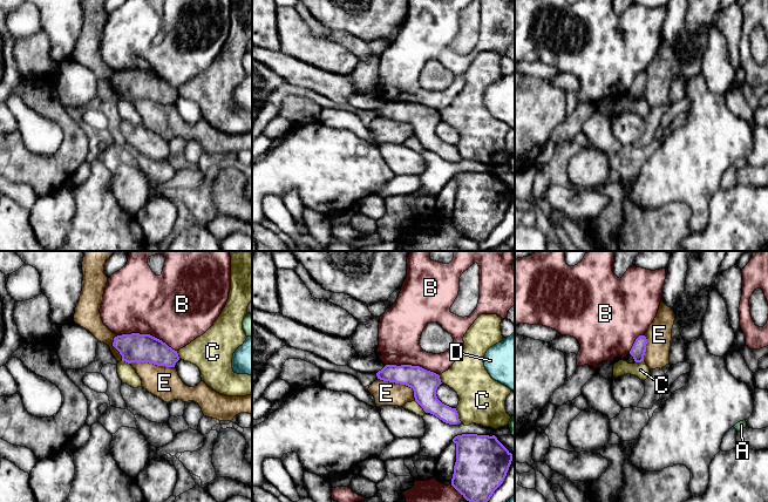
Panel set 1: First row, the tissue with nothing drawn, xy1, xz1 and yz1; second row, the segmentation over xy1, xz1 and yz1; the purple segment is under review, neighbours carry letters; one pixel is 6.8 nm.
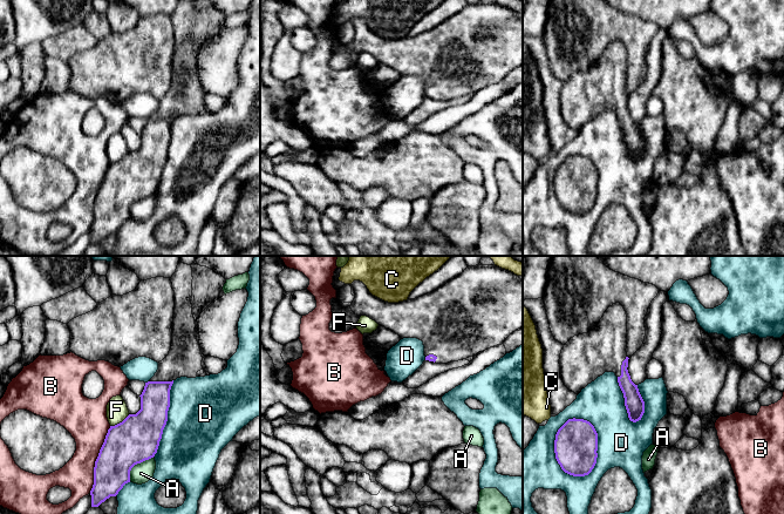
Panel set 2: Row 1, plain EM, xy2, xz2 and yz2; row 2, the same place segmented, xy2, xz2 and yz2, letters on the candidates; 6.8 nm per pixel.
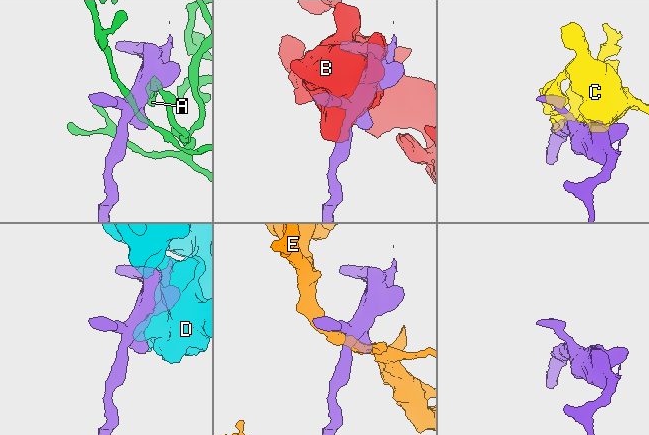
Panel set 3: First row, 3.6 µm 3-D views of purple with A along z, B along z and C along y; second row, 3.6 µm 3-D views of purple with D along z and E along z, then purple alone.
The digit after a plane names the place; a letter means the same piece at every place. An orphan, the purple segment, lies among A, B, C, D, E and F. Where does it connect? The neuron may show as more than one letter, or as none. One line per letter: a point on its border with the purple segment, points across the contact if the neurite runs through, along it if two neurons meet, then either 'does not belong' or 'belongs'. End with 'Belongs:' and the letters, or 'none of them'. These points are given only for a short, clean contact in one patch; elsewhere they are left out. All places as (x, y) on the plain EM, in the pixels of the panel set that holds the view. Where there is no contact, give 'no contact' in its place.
A: meets purple in xy2 at (136, 201); does not belong
B: meets purple in xy2 at (96, 196); does not belong
C: meets purple in xz1 at (457, 153); does not belong
D: meets purple in yz2 at (597, 180); does not belong
E: meets purple in xz1 at (400, 121); does not belong
F: meets purple in xy2 at (120, 160); does not belong
Belongs: none of them

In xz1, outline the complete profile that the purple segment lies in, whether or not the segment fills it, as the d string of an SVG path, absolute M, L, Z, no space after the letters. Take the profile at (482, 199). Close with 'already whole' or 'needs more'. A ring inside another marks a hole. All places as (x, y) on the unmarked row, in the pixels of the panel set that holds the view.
M462 171L453 176L456 199L451 223L469 239L487 240L503 221L512 191L495 172Z; already whole

